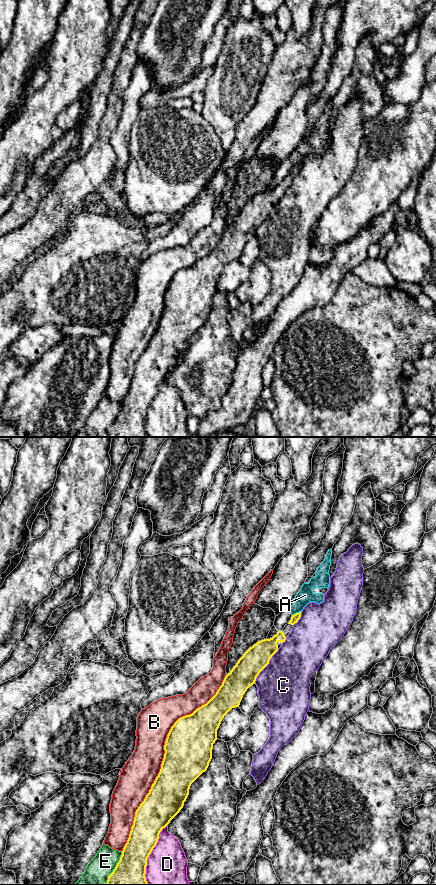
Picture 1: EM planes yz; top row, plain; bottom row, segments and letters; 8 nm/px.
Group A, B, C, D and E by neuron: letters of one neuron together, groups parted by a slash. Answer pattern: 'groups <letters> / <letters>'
groups A / B / C / D / E

